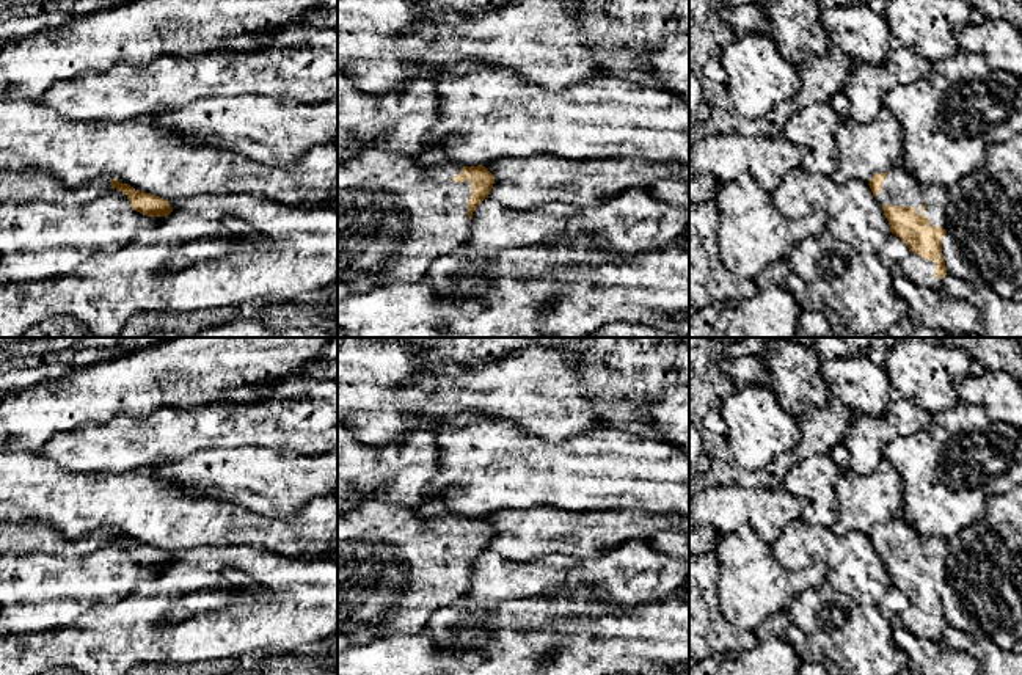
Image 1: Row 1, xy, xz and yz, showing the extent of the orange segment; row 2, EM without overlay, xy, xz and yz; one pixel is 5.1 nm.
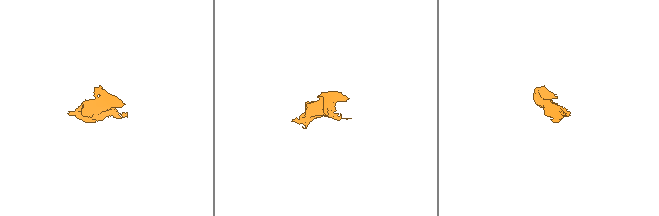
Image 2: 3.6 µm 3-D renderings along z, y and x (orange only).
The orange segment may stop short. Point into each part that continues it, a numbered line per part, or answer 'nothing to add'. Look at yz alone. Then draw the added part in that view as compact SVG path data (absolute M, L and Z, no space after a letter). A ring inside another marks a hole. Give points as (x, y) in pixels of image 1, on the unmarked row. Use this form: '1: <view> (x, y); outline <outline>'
1: yz (900, 540); outline M904 515L887 524L887 531L882 534L882 542L878 545L876 553L881 557L915 559L918 567L923 565L929 570L931 578L945 581L947 542L940 537L928 537L915 532Z
2: yz (920, 622); outline M911 603L909 608L900 615L900 622L918 637L942 642L942 631L934 628L934 612L926 612Z

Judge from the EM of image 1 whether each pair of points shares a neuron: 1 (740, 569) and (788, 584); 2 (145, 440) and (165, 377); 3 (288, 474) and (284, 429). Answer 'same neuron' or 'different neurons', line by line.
1: same neuron
2: different neurons
3: different neurons

